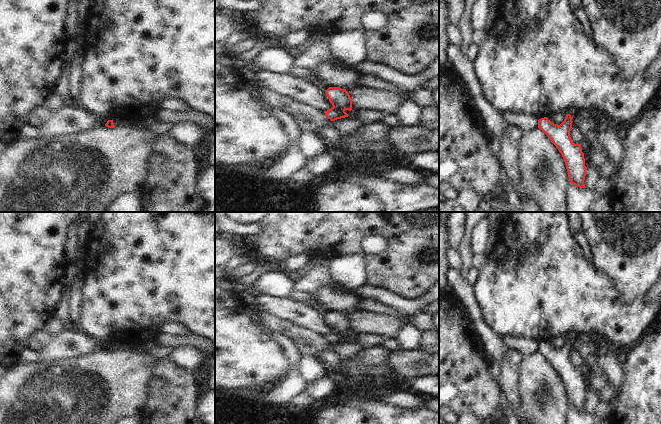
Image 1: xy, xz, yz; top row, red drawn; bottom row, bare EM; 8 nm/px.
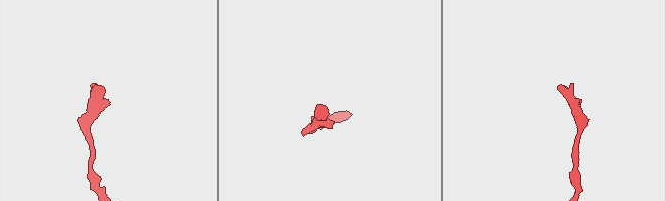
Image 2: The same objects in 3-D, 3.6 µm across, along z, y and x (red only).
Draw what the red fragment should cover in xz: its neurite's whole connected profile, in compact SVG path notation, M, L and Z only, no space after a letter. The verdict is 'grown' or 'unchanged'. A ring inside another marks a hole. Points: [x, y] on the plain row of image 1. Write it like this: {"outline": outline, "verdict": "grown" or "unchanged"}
{"outline": "M329 311L326 314L326 319L333 330L324 336L328 343L335 345L349 340L345 335L352 334L352 324L346 313Z", "verdict": "unchanged"}

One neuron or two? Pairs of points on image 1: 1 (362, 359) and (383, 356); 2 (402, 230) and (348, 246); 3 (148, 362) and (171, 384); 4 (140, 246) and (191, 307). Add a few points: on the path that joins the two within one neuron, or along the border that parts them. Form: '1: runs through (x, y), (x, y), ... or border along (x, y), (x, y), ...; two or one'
1: runs through (367, 357), (378, 356); one
2: runs through (389, 226), (368, 226), (361, 233); one
3: border along (160, 360), (156, 364), (155, 376), (149, 391); two
4: runs through (155, 261), (186, 292); one

